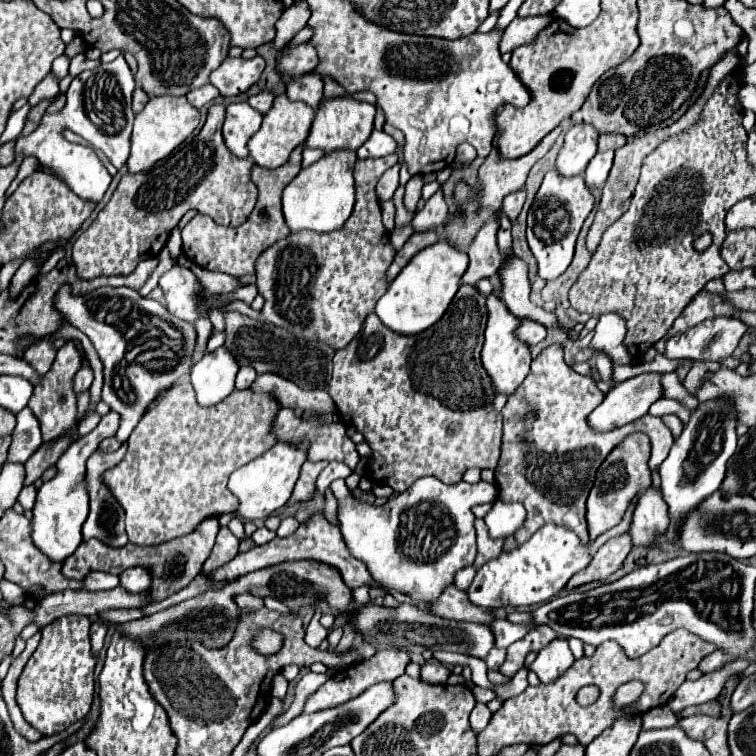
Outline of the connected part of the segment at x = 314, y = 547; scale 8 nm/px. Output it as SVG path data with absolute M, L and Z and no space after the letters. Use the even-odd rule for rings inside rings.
M314 513L304 525L298 527L298 531L294 535L290 535L282 541L270 541L266 545L260 545L260 547L254 547L246 553L236 555L236 559L232 559L232 563L226 563L224 567L220 567L220 571L216 571L216 575L210 575L210 579L236 579L244 573L252 573L252 571L258 571L258 569L264 569L270 565L278 565L282 561L294 561L294 559L316 559L316 561L324 561L328 565L334 565L350 589L356 589L364 583L376 587L376 583L372 583L372 575L364 567L364 563L356 561L350 555L344 539L340 535L340 529L336 525L328 523L328 519L322 513Z

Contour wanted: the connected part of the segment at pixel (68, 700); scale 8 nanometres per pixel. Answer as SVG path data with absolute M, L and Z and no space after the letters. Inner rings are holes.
M68 615L42 629L38 649L26 663L20 679L16 703L22 709L24 719L42 735L56 735L80 721L88 711L94 696L94 665L88 643L90 619L80 615Z

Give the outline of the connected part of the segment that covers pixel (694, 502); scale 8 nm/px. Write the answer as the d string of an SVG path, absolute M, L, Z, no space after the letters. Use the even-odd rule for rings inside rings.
M702 403L690 417L690 423L684 427L682 435L674 441L670 455L660 465L662 475L662 493L668 503L668 529L664 531L664 539L668 543L680 545L680 531L684 527L686 517L700 507L700 503L720 489L720 483L726 473L726 461L736 451L736 415L730 403Z

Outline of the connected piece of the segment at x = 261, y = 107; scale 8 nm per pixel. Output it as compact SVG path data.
M258 93L258 95L252 95L252 97L248 99L248 105L250 105L252 109L256 109L258 113L264 115L264 113L270 109L272 101L274 101L274 95L272 95L272 93Z

